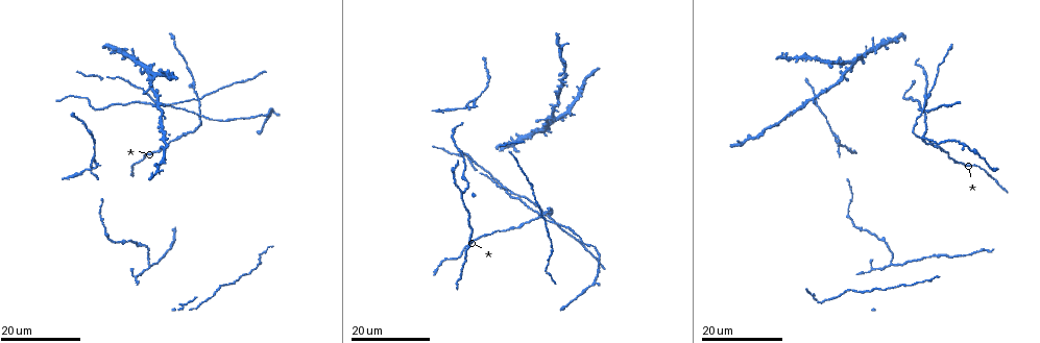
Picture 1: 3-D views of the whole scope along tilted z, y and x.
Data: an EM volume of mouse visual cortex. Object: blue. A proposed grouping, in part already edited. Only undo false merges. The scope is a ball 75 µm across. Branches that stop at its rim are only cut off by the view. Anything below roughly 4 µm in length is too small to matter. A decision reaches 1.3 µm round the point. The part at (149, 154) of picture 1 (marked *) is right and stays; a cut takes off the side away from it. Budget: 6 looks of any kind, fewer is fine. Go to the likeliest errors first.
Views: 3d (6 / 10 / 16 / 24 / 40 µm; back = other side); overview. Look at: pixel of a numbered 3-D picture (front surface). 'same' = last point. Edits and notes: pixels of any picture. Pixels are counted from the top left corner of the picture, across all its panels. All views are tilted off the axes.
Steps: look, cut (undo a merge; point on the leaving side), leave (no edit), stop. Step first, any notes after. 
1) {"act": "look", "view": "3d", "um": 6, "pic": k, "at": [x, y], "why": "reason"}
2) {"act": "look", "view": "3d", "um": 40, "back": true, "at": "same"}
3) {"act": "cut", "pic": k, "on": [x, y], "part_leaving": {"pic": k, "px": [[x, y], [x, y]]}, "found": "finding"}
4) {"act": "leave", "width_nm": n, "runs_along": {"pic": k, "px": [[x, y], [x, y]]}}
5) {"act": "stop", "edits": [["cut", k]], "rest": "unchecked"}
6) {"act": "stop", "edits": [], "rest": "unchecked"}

{"act": "look", "view": "3d", "um": 24, "pic": 1, "at": [520, 201]}

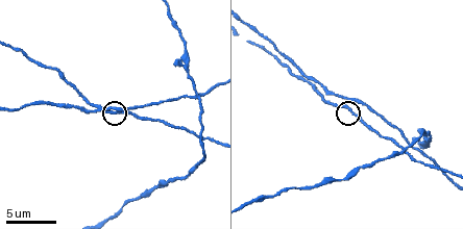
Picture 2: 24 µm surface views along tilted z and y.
{"act": "look", "view": "3d", "um": 10, "pic": 2, "at": [346, 105], "why": "closer look"}

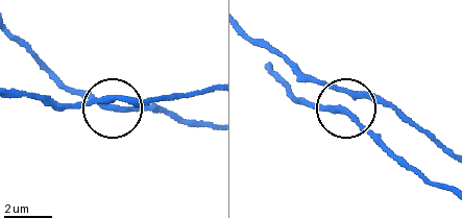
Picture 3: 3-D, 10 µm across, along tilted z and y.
{"act": "leave", "arms": 4, "runs_along": {"pic": 3, "px": [[443, 150], [384, 104], [354, 101], [351, 113], [386, 149]]}, "found": "one neuron here"}

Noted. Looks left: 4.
{"act": "look", "view": "3d", "um": 16, "pic": 1, "at": [462, 191], "why": "arms part here"}

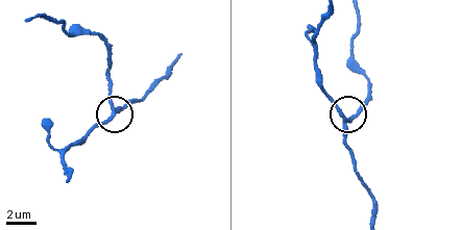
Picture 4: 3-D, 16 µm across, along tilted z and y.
{"act": "look", "view": "3d", "um": 6, "pic": 4, "at": [344, 123], "why": "closer look"}

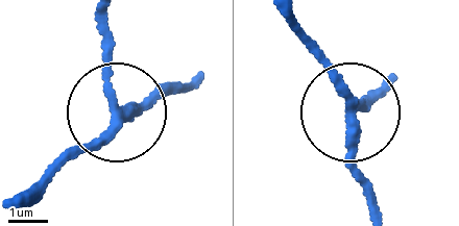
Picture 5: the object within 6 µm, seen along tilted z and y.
{"act": "leave", "side_arm_um": 34, "runs_along": {"pic": 5, "px": [[192, 77], [119, 107], [105, 61], [109, 21]]}, "found": "continuous, no second neuron"}

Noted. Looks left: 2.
{"act": "look", "view": "3d", "um": 24, "pic": 1, "at": [487, 77]}

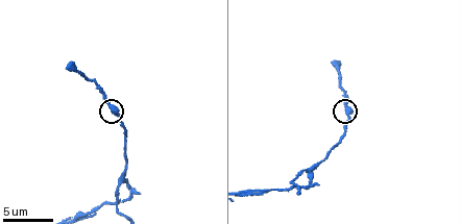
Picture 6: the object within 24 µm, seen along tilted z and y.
{"act": "look", "view": "3d", "um": 10, "pic": 6, "at": [115, 111], "why": "zoom in"}

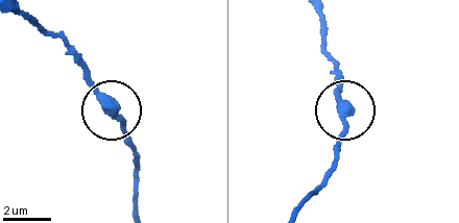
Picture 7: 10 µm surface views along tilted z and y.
{"act": "leave", "found": "all the same neuron"}

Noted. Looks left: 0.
{"act": "stop", "edits": [], "rest": "unchecked"}

